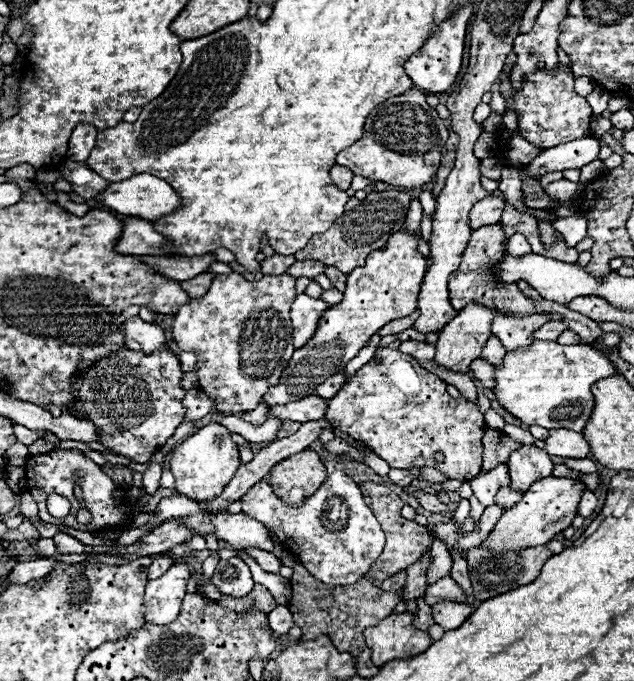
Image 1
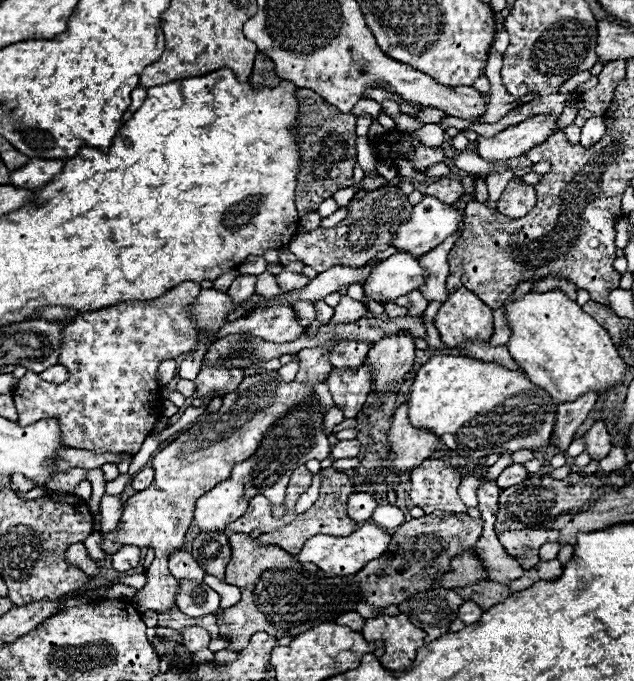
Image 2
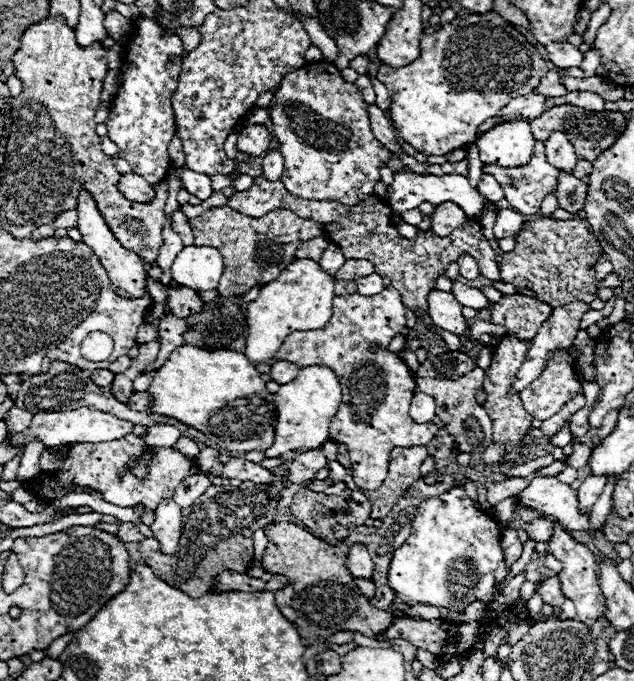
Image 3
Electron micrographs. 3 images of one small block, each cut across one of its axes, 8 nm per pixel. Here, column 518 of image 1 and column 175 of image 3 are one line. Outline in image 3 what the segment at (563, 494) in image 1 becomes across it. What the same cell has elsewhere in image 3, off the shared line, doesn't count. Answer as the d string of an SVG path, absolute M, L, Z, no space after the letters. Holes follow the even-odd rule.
M172 500L160 502L160 506L154 510L156 518L150 526L154 532L154 538L160 542L164 554L172 554L178 550L178 540L182 534L182 508Z

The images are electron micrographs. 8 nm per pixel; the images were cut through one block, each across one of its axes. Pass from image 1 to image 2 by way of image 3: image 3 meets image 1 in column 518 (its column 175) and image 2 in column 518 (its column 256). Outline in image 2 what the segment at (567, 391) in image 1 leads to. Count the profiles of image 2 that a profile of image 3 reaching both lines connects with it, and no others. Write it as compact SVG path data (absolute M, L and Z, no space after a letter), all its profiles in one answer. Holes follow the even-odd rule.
M432 356L414 376L414 382L404 396L408 402L408 420L412 426L434 432L446 448L460 458L486 458L494 452L506 450L544 450L550 442L552 426L556 420L556 400L540 386L532 384L524 372L506 370L494 362L480 362L464 356Z

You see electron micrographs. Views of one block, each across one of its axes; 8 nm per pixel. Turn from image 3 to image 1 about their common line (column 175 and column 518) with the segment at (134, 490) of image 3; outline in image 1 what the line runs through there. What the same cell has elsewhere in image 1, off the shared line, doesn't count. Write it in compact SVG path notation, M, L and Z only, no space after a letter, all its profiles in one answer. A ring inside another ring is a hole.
M530 444L520 446L508 458L508 472L512 478L510 488L524 492L532 482L552 476L552 470L554 470L554 462L550 460L550 454Z

